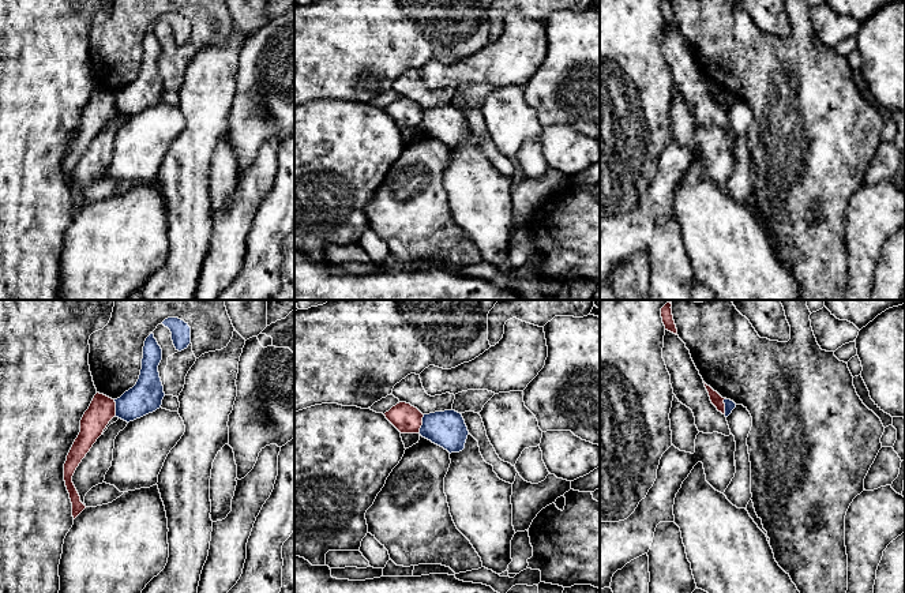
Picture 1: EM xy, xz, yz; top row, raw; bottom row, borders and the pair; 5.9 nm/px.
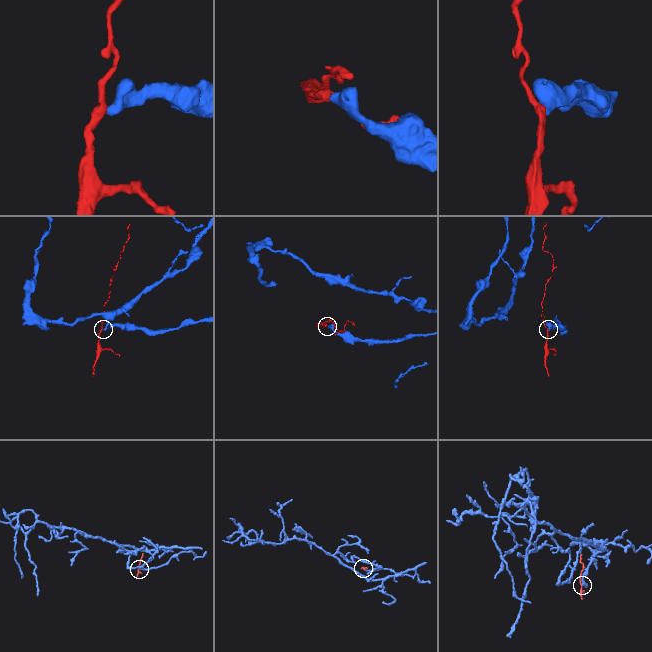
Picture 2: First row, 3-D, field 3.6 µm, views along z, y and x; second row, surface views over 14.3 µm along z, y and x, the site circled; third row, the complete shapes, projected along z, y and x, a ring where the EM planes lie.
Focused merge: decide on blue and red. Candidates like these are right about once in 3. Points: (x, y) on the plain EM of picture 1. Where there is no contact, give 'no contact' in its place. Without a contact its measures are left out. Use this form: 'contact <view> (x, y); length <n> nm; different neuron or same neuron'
contact xz (423, 119); length 120 nm; different neuron

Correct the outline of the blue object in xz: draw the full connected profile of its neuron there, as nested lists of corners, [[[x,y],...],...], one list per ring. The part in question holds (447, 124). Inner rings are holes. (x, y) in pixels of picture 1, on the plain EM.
[[[451,104],[424,109],[418,128],[451,149],[465,143],[469,125],[462,109]]]

